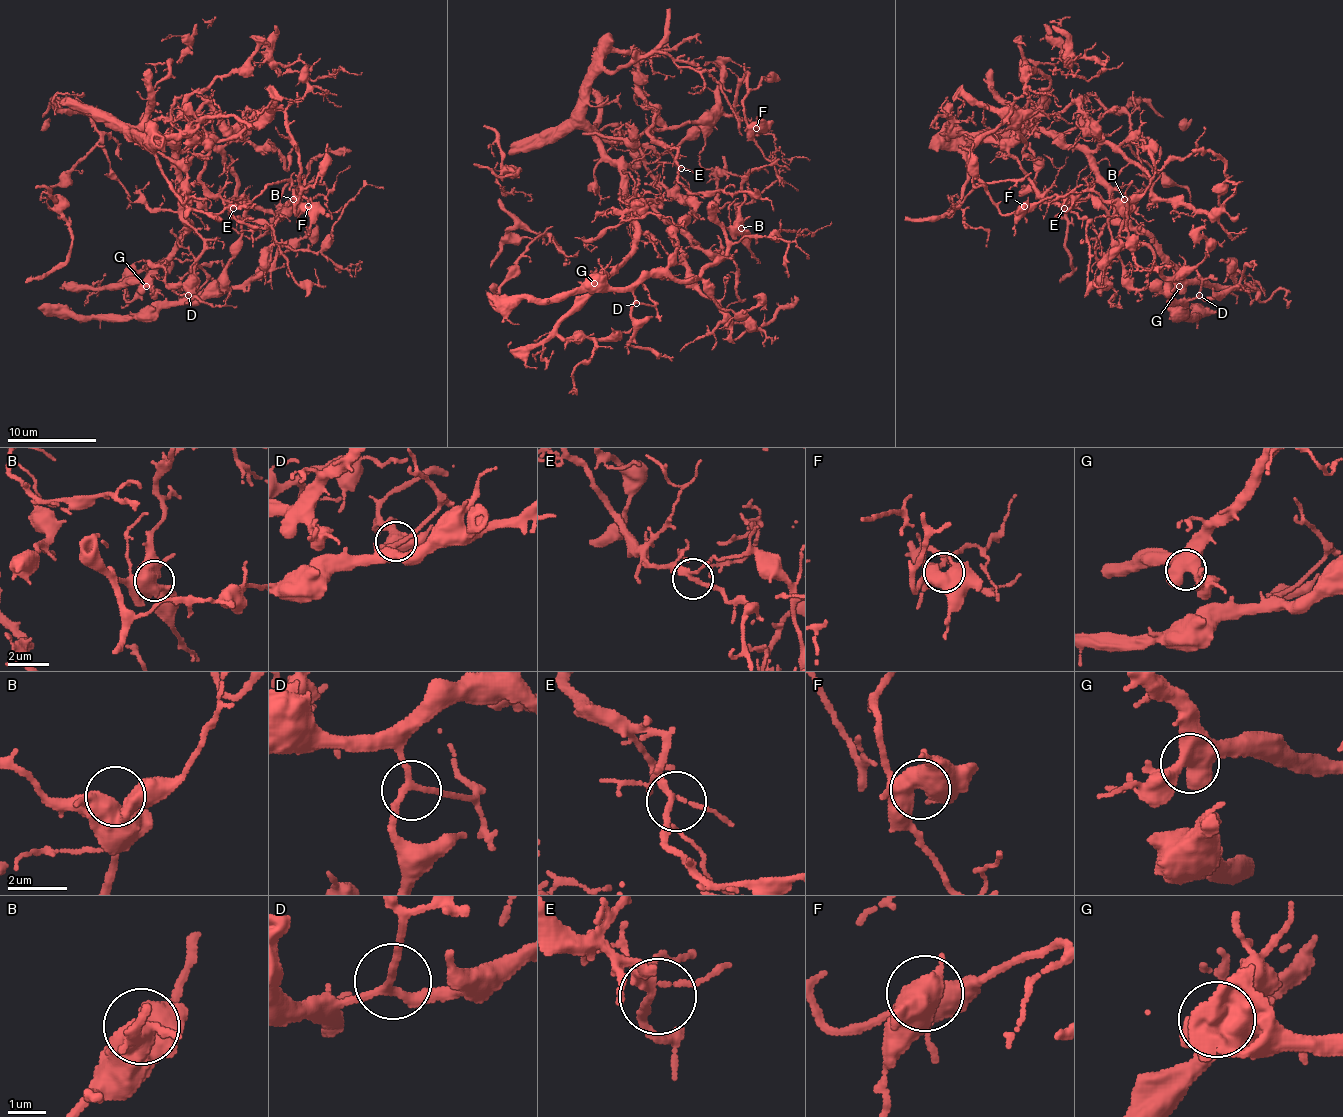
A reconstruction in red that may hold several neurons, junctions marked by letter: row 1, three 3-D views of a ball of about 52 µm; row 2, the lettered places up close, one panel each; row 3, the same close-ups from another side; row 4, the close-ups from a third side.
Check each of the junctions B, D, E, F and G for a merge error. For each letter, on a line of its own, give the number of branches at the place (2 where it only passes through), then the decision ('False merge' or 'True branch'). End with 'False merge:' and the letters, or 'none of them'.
B: Branches: 3. True branch
D: Branches: 3. True branch
E: Branches: 4. True branch
F: Branches: 4. True branch
G: Branches: 4. True branch
False merge: none of them

